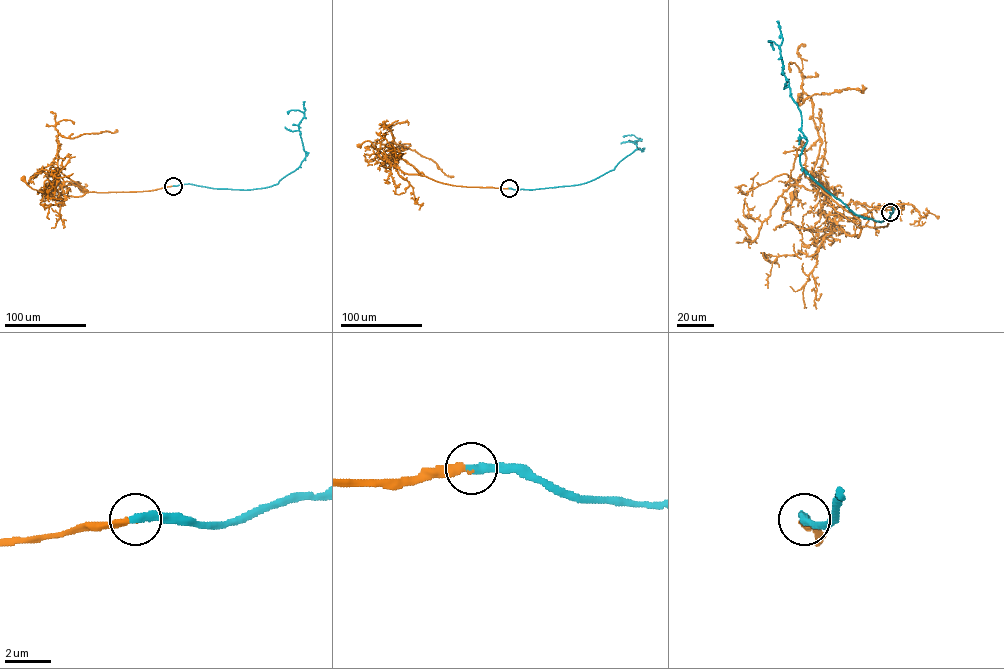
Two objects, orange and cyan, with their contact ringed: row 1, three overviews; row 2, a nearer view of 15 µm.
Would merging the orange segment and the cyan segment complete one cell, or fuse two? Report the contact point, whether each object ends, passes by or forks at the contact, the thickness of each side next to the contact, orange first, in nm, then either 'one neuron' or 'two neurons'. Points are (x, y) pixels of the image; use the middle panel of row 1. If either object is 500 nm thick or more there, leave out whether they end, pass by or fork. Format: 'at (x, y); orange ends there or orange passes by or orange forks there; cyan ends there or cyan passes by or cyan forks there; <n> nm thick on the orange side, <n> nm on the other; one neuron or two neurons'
at (509, 188); orange ends there; cyan ends there; 280 nm thick on the orange side, 380 nm on the other; one neuron

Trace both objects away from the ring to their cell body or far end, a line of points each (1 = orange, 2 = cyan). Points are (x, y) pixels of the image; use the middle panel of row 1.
1: (509, 188), (454, 186), (407, 174), (391, 164), (370, 141), (358, 145)
2: (509, 188), (571, 186), (593, 180), (613, 170), (637, 148), (641, 151), (634, 143), (638, 138), (624, 136)

